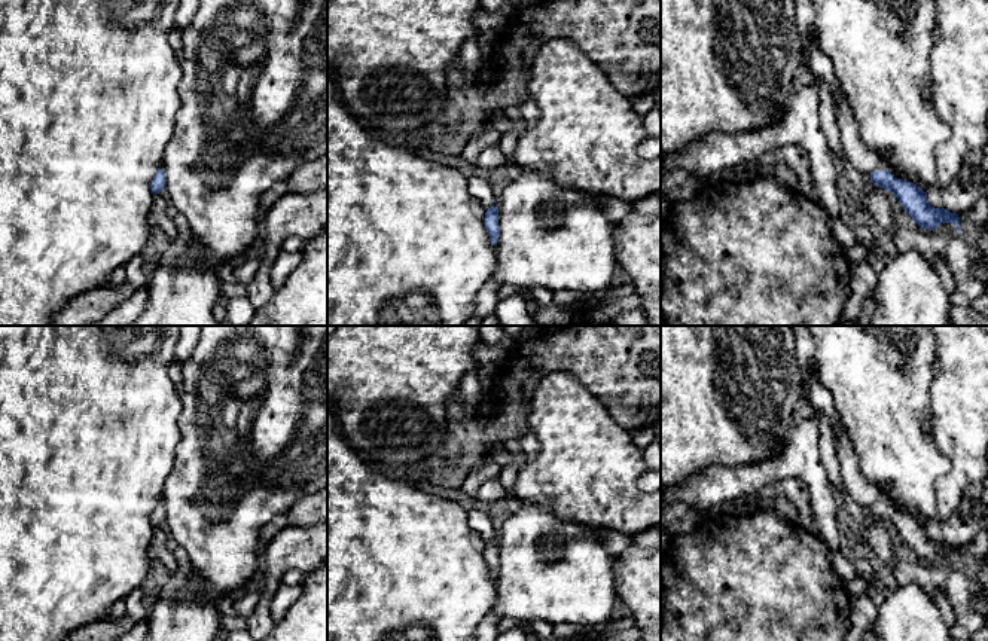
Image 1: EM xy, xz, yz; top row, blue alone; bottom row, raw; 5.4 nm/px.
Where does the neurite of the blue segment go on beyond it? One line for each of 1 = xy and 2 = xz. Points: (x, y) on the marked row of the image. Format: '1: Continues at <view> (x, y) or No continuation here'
1: No continuation here
2: No continuation here

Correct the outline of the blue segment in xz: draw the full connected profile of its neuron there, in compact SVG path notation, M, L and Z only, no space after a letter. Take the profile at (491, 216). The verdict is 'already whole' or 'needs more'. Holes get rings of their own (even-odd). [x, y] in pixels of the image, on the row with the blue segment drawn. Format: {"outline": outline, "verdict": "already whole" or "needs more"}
{"outline": "M498 207L488 208L485 213L485 228L490 233L491 244L497 245L500 236Z", "verdict": "already whole"}

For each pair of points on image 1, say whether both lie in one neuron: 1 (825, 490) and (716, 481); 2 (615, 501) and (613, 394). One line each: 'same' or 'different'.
1: same
2: different

